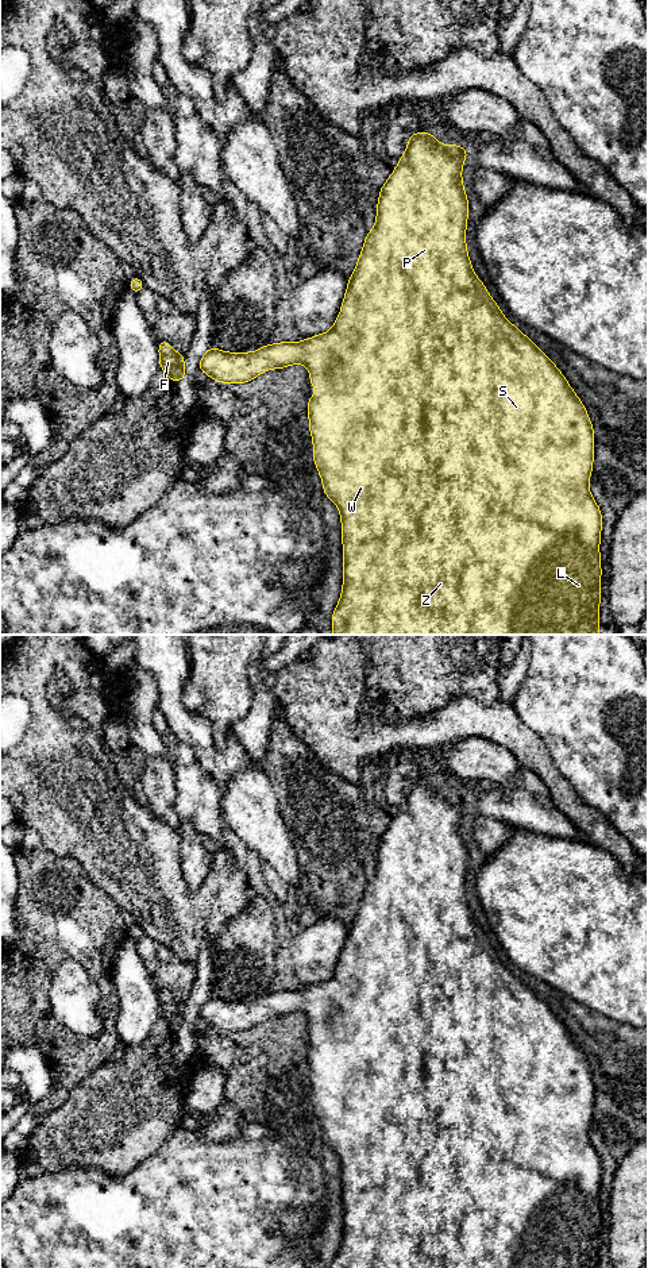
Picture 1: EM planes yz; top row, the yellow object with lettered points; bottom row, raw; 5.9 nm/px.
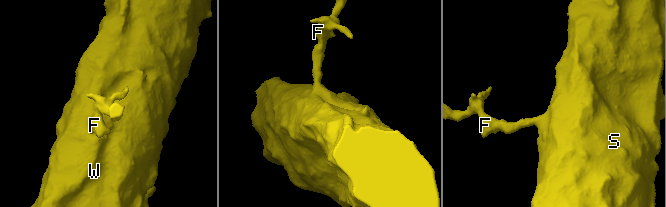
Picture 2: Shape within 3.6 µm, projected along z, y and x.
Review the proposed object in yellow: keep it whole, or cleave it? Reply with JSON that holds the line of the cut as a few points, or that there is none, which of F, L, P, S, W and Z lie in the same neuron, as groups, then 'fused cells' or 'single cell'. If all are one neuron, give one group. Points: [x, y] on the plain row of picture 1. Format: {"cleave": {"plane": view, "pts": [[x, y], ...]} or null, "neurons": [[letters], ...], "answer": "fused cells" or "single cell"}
{"cleave": null, "neurons": [["F", "L", "P", "S", "W", "Z"]], "answer": "single cell"}

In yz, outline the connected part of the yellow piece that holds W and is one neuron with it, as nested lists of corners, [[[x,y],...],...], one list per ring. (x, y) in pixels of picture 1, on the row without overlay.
[[[429,781],[410,782],[406,801],[400,806],[397,816],[381,836],[375,875],[366,883],[356,917],[348,928],[342,959],[329,980],[304,987],[298,991],[269,991],[255,1001],[223,1001],[212,995],[198,1010],[198,1018],[202,1018],[208,1025],[223,1032],[243,1032],[254,1028],[267,1017],[284,1017],[294,1011],[304,1011],[310,1022],[310,1034],[321,1038],[320,1042],[310,1042],[308,1051],[309,1079],[313,1086],[313,1106],[316,1117],[323,1128],[324,1142],[331,1146],[340,1159],[343,1182],[343,1240],[332,1263],[332,1268],[599,1268],[599,1227],[602,1223],[599,1186],[602,1163],[589,1138],[594,1106],[593,1074],[583,1052],[574,1041],[564,1024],[537,994],[505,967],[482,929],[474,924],[472,913],[466,898],[466,872],[470,860],[467,843],[462,832],[462,813],[466,806],[468,806],[468,803],[463,794],[451,793],[446,795]]]

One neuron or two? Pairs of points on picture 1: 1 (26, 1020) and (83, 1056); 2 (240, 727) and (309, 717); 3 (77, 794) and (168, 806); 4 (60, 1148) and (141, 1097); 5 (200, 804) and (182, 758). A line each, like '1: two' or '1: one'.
1: one
2: two
3: two
4: one
5: one

